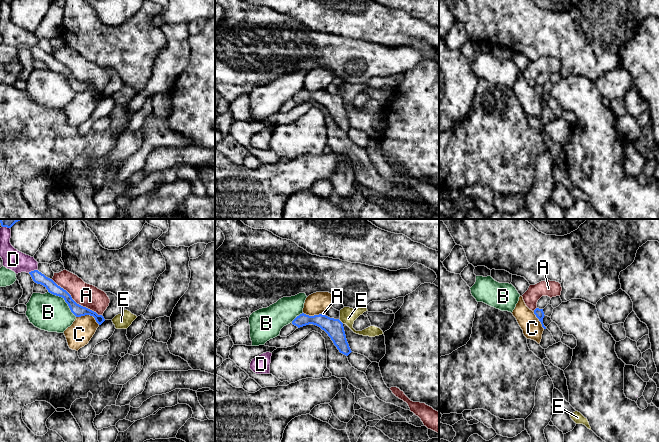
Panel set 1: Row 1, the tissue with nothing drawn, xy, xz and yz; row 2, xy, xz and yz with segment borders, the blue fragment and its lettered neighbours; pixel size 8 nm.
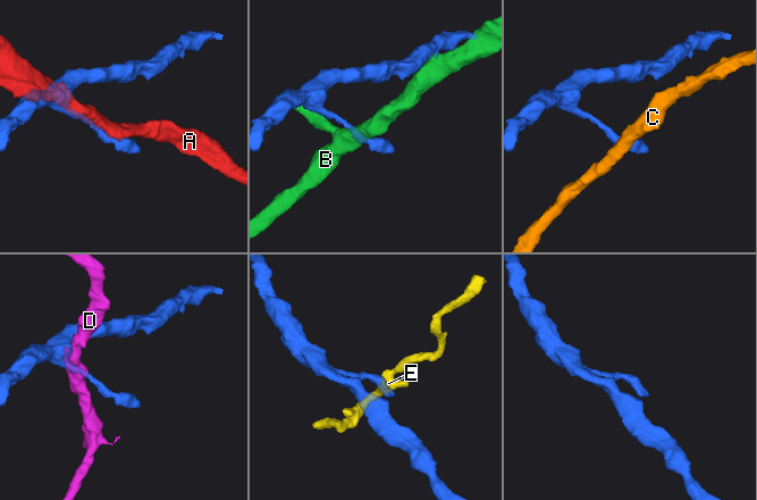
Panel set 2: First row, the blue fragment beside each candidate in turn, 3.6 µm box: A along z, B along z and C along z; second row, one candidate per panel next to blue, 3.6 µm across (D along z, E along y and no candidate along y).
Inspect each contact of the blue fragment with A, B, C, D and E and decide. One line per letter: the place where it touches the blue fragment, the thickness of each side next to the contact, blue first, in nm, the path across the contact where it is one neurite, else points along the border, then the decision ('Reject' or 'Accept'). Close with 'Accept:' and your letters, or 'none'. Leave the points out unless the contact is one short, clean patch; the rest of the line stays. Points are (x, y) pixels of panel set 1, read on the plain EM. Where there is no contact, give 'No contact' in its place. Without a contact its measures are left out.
A: Touches blue at xy (75, 78). Thickness 90 nm (blue) against 190 nm. Reject
B: Touches blue at xy (64, 75). Thickness 90 nm (blue) against 300 nm. Reject
C: Touches blue at xy (88, 90). Thickness 90 nm (blue) against 200 nm. Boundary: xy (76, 92), (91, 91), (99, 100). Reject
D: Touches blue at xy (32, 47). Thickness 90 nm (blue) against 160 nm. Reject
E: Touches blue at xz (340, 97). Thickness 150 nm (blue) against 130 nm. Boundary: xz (339, 96), (343, 99). Reject
Accept: none

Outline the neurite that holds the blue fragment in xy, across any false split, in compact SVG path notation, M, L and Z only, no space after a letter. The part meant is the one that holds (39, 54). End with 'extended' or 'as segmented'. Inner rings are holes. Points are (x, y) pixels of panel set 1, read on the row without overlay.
M38 46L31 47L29 50L35 59L43 61L49 69L62 73L76 93L85 91L93 92L99 101L105 97L102 91L98 91L96 88L77 80L66 66L58 62L52 55L46 53Z; as segmented

